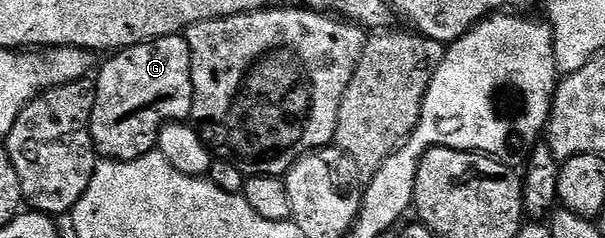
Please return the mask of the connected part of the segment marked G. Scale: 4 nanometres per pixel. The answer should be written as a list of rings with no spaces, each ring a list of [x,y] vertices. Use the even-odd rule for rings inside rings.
[[[183,34],[167,35],[139,43],[117,51],[100,67],[100,76],[95,76],[96,96],[94,113],[90,117],[92,144],[96,146],[97,156],[108,161],[125,163],[156,151],[160,131],[169,121],[184,121],[192,114],[192,54],[187,38]]]

